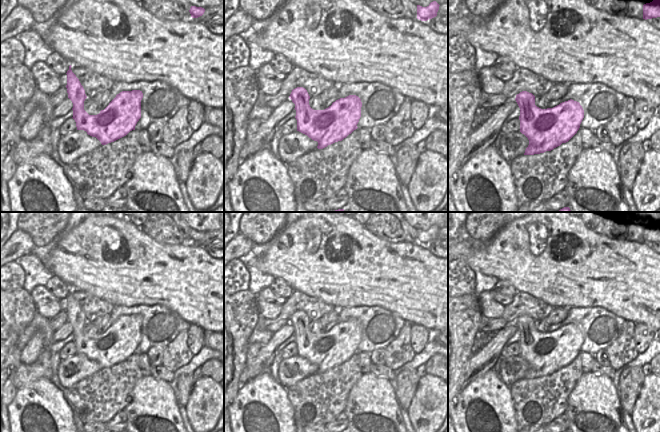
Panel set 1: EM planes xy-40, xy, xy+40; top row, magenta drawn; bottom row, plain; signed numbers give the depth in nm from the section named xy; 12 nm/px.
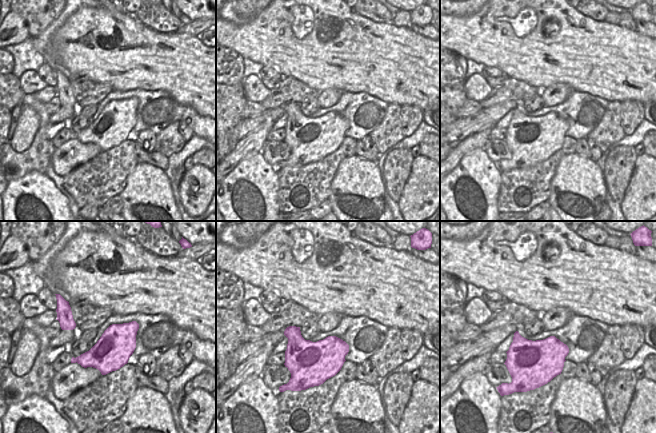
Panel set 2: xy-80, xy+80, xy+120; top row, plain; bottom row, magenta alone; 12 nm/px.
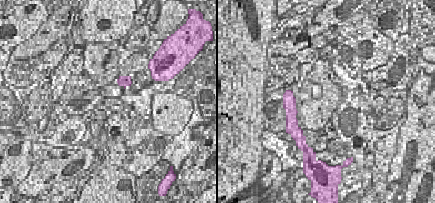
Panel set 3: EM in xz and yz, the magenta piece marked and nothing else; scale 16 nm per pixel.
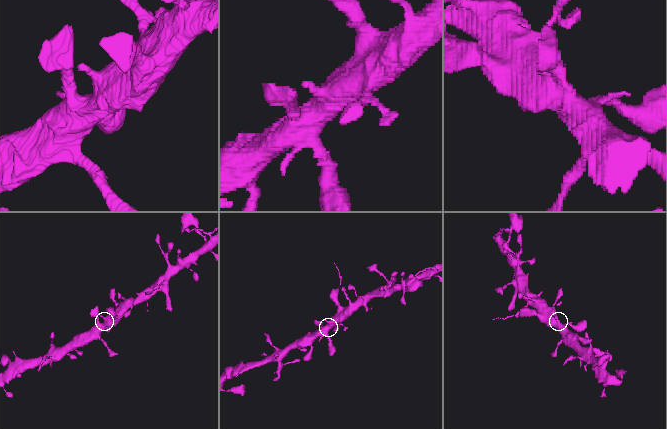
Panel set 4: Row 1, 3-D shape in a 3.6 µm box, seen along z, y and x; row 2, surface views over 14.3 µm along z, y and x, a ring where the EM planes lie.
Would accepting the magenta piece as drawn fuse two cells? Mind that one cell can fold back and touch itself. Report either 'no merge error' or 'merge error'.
no merge error

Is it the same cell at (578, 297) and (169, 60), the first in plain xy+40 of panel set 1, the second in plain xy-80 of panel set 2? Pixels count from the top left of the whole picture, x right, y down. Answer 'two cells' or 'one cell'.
one cell

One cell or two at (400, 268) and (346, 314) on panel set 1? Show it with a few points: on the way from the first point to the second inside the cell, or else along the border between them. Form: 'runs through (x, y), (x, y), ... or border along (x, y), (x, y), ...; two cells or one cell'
border along (378, 305), (339, 306), (337, 308); two cells

